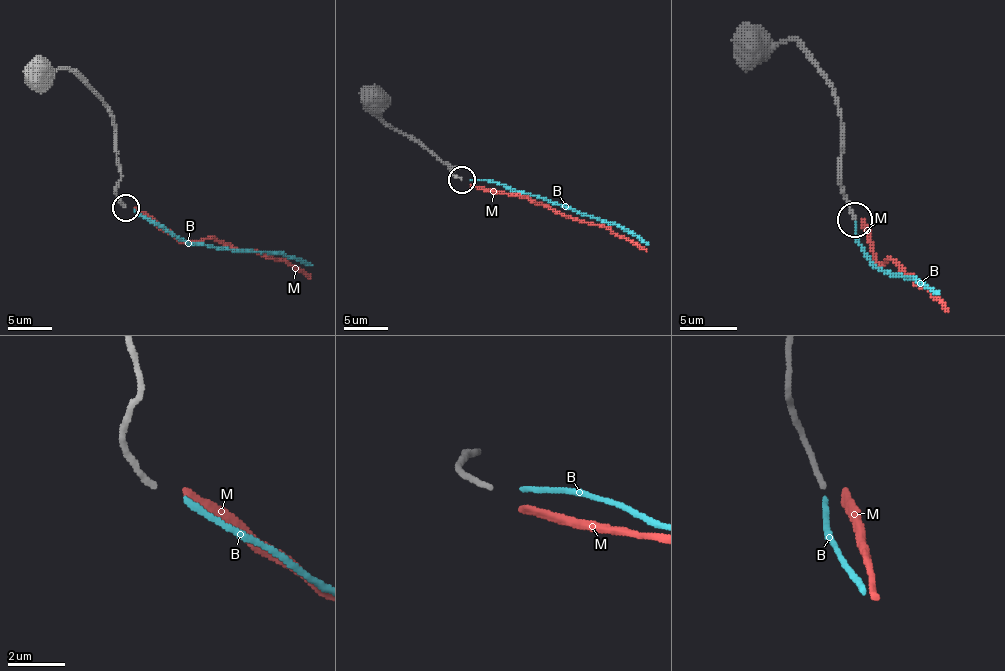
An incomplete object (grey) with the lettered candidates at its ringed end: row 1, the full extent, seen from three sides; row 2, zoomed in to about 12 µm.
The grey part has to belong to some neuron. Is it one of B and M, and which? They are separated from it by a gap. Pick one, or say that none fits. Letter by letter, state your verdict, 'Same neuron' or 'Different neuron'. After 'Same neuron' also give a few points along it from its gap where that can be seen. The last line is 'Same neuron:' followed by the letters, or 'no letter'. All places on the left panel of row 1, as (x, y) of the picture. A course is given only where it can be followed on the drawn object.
B: Same neuron. Its course: (134, 209), (190, 243), (279, 251), (312, 265)
M: Different neuron
Same neuron: B

